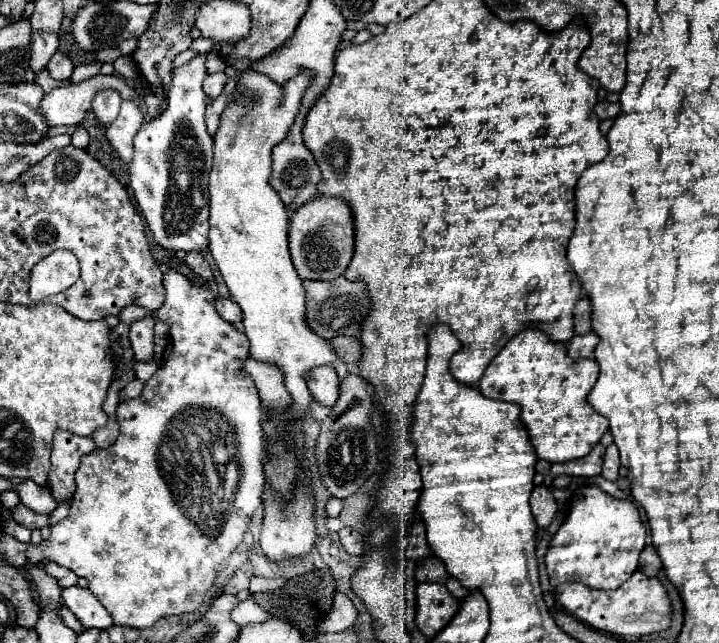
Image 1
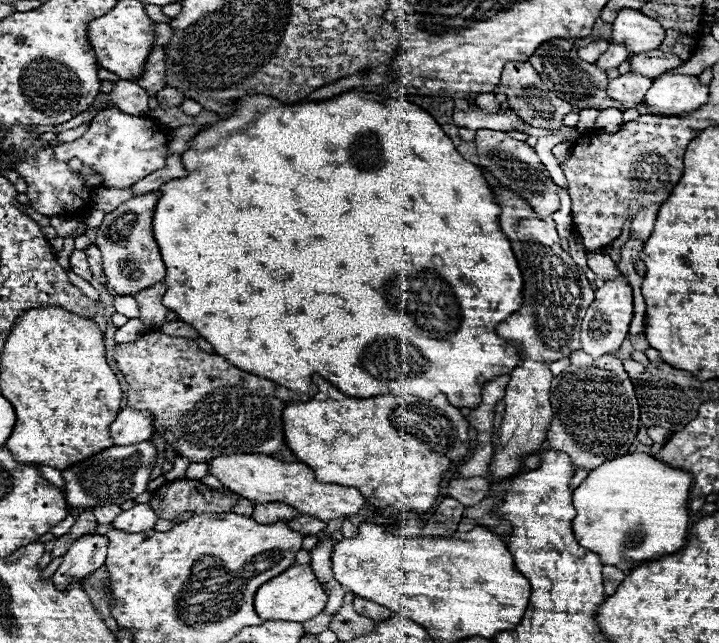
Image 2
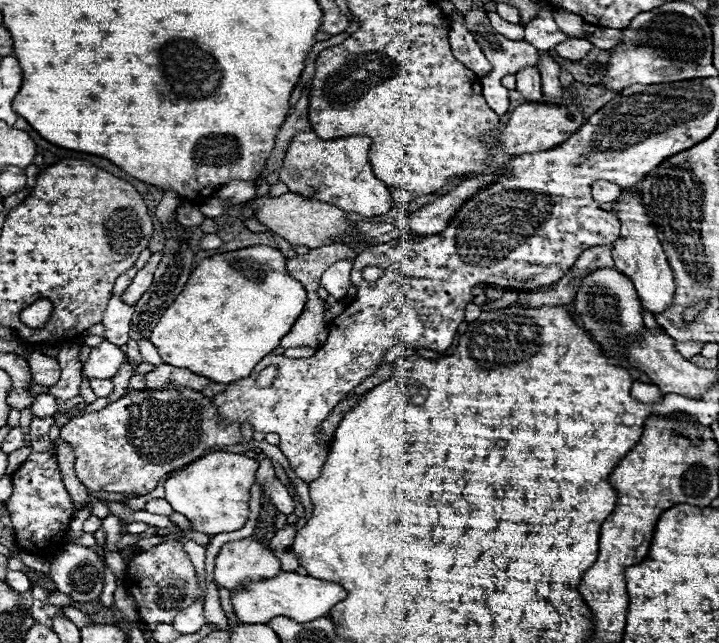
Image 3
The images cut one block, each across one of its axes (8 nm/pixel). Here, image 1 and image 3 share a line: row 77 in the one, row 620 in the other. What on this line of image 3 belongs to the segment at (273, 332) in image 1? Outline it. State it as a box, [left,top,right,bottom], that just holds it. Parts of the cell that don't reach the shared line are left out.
[232,572,346,624]

